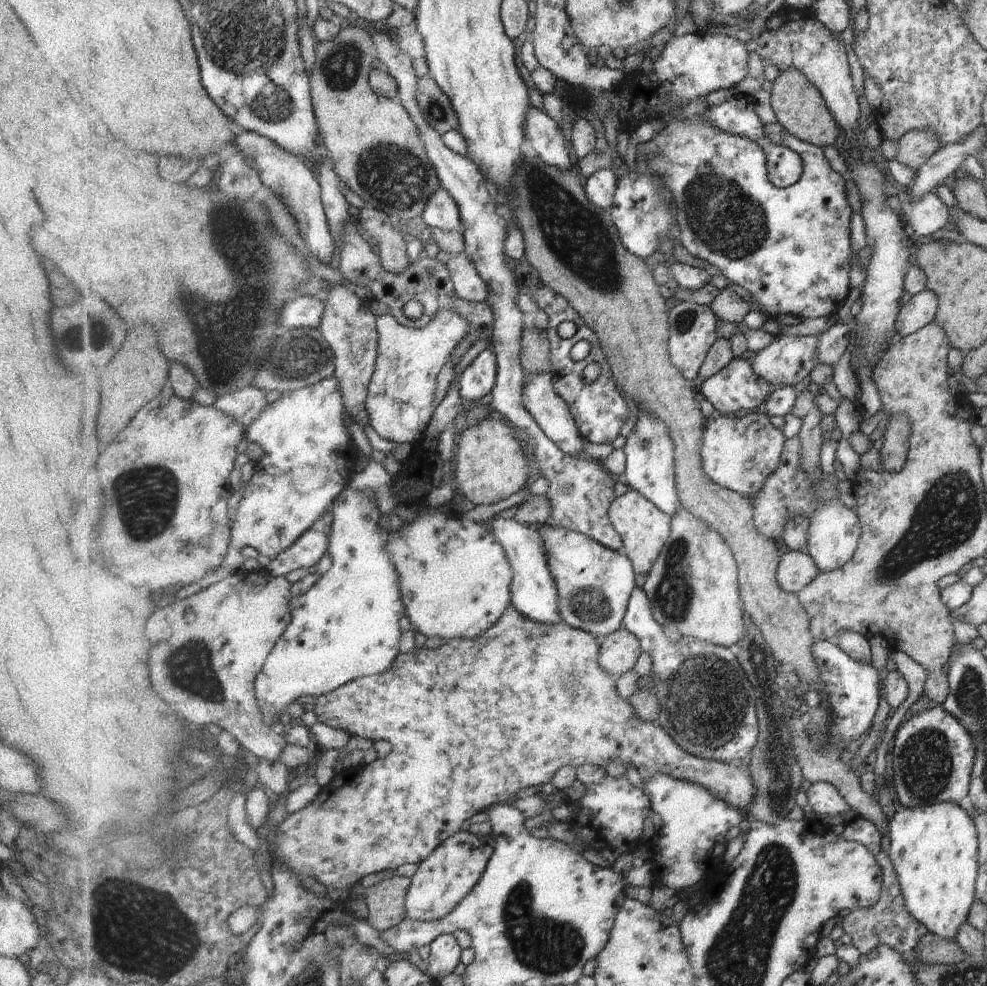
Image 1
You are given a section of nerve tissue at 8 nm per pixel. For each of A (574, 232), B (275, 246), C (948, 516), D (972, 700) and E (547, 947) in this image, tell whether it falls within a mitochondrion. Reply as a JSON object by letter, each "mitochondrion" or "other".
{"A":"mitochondrion","B":"mitochondrion","C":"mitochondrion","D":"mitochondrion","E":"mitochondrion"}

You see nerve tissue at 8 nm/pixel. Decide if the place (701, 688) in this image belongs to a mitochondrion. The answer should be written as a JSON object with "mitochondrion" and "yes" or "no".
{"mitochondrion":"yes"}

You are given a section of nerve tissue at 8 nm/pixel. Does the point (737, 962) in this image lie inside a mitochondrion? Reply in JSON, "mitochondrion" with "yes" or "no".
{"mitochondrion":"yes"}

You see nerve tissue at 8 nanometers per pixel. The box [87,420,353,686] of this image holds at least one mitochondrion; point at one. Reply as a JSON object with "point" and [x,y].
{"point":[147,503]}

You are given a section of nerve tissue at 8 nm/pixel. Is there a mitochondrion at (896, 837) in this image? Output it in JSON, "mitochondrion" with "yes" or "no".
{"mitochondrion":"no"}

